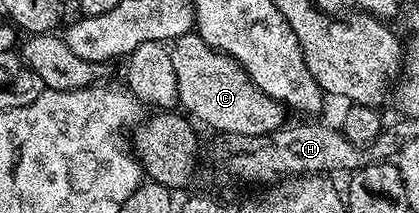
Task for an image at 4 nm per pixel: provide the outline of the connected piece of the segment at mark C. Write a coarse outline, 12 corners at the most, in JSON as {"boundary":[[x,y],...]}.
{"boundary":[[197,33],[169,44],[181,110],[224,135],[284,125],[230,55]]}

